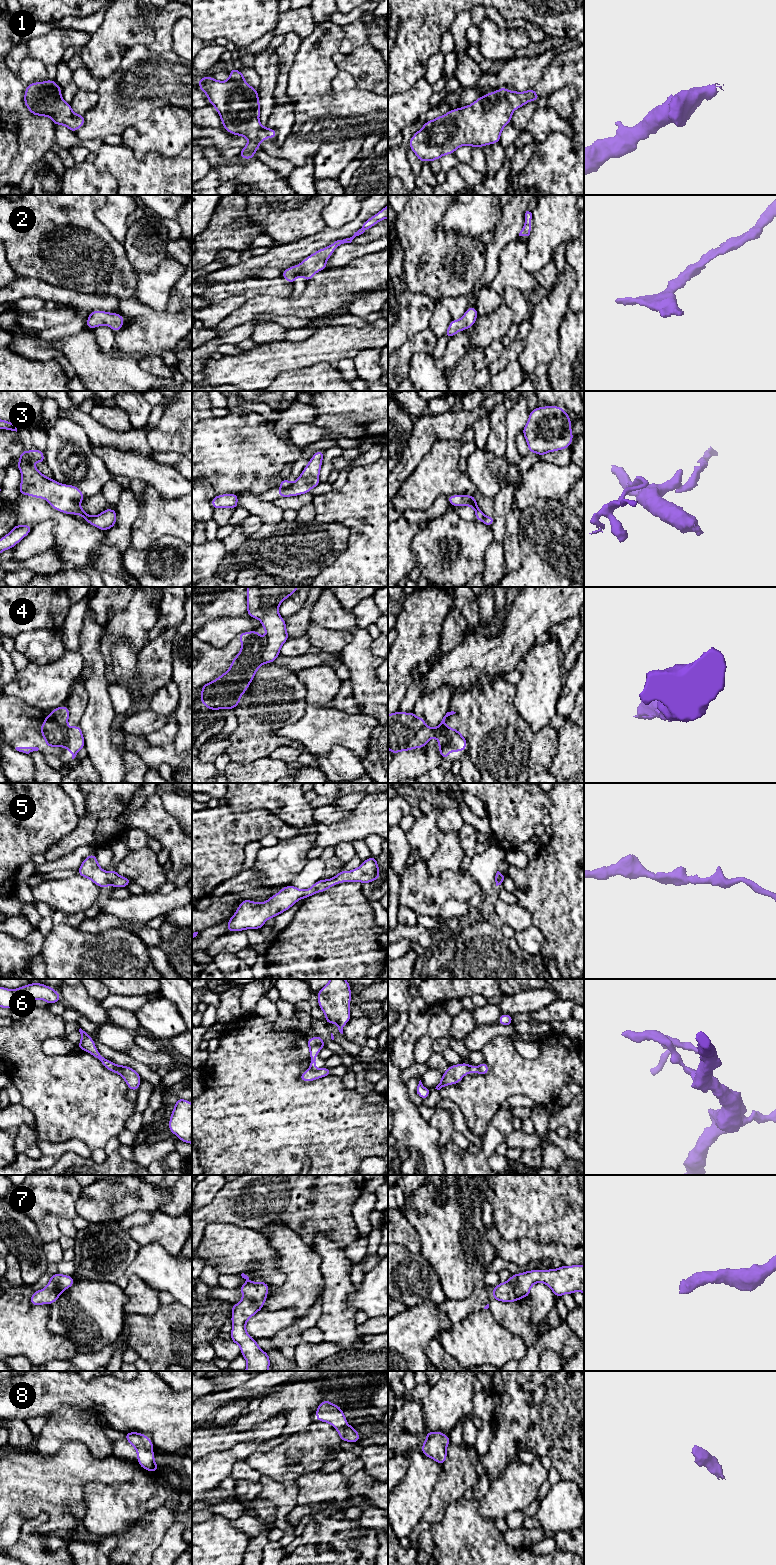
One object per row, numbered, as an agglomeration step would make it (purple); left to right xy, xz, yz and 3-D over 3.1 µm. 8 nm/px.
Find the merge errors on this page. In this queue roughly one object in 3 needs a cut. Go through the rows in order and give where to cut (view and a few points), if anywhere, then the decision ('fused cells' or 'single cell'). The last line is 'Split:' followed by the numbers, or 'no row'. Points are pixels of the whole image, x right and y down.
1: no cut; single cell
2: no cut; single cell
3: cut in xz along (291, 483), (279, 489); fused cells
4: cut in xz along (266, 636), (266, 646), (262, 654), (261, 663); fused cells
5: no cut; single cell
6: cut in xz along (310, 1067), (315, 1070); fused cells
7: no cut; single cell
8: no cut; single cell
Split: 3, 4, 6

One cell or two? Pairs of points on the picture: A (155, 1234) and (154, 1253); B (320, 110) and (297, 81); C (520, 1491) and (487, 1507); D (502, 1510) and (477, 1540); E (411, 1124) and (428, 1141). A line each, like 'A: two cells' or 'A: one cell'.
A: two cells
B: two cells
C: one cell
D: two cells
E: one cell

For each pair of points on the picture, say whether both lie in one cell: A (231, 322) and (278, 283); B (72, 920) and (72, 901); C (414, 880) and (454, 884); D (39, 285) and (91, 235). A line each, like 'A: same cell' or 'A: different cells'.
A: different cells
B: different cells
C: same cell
D: different cells

